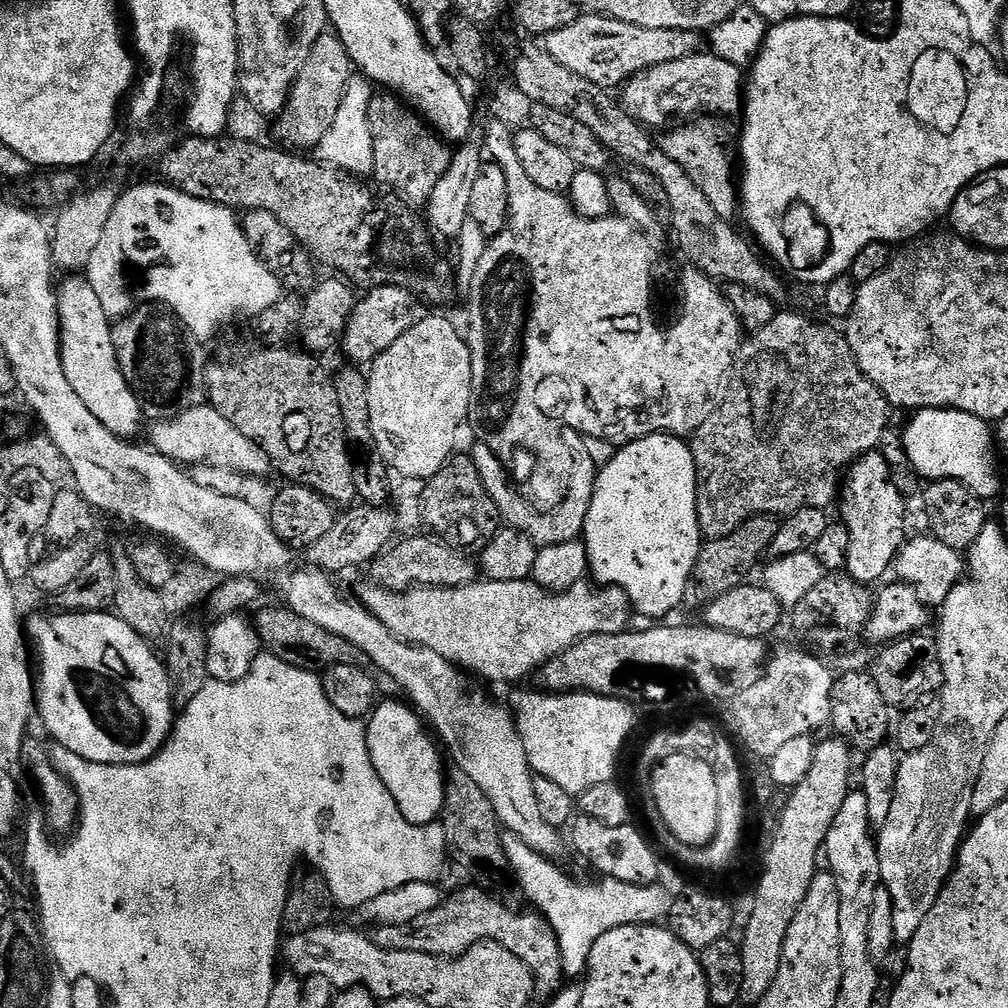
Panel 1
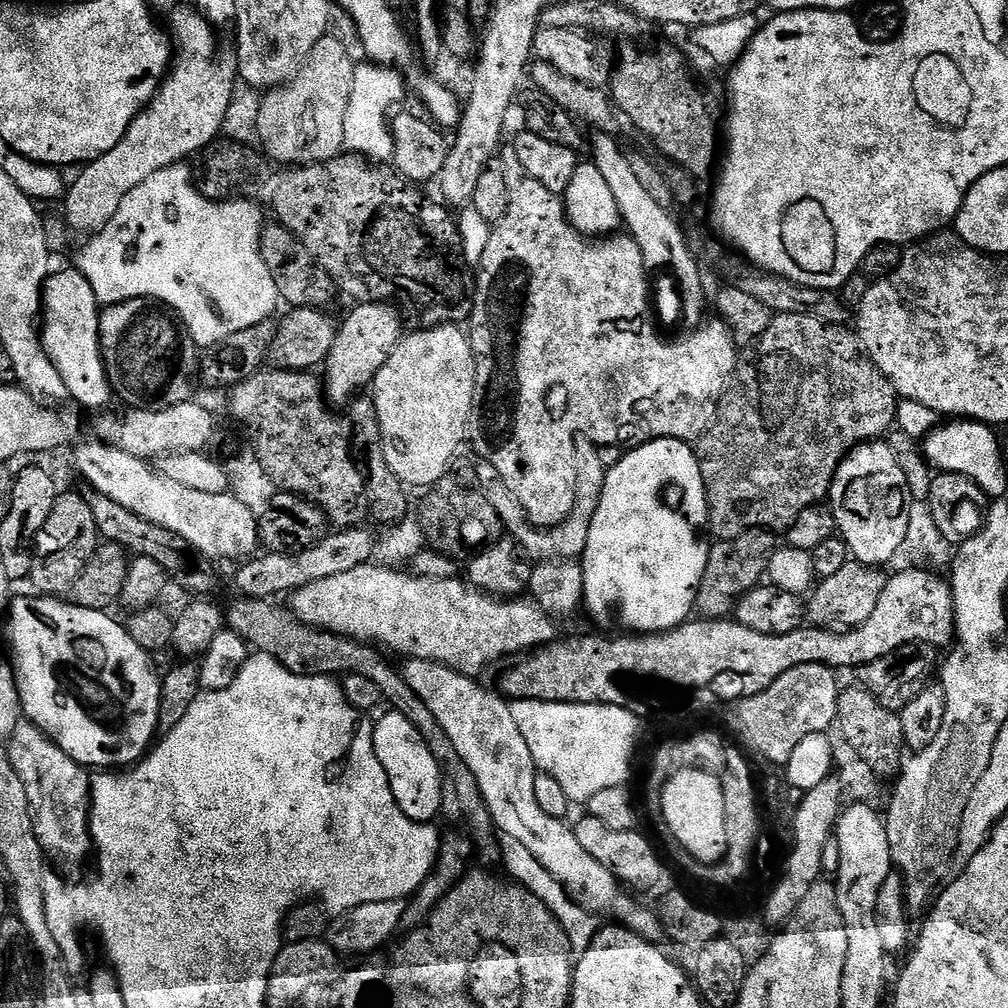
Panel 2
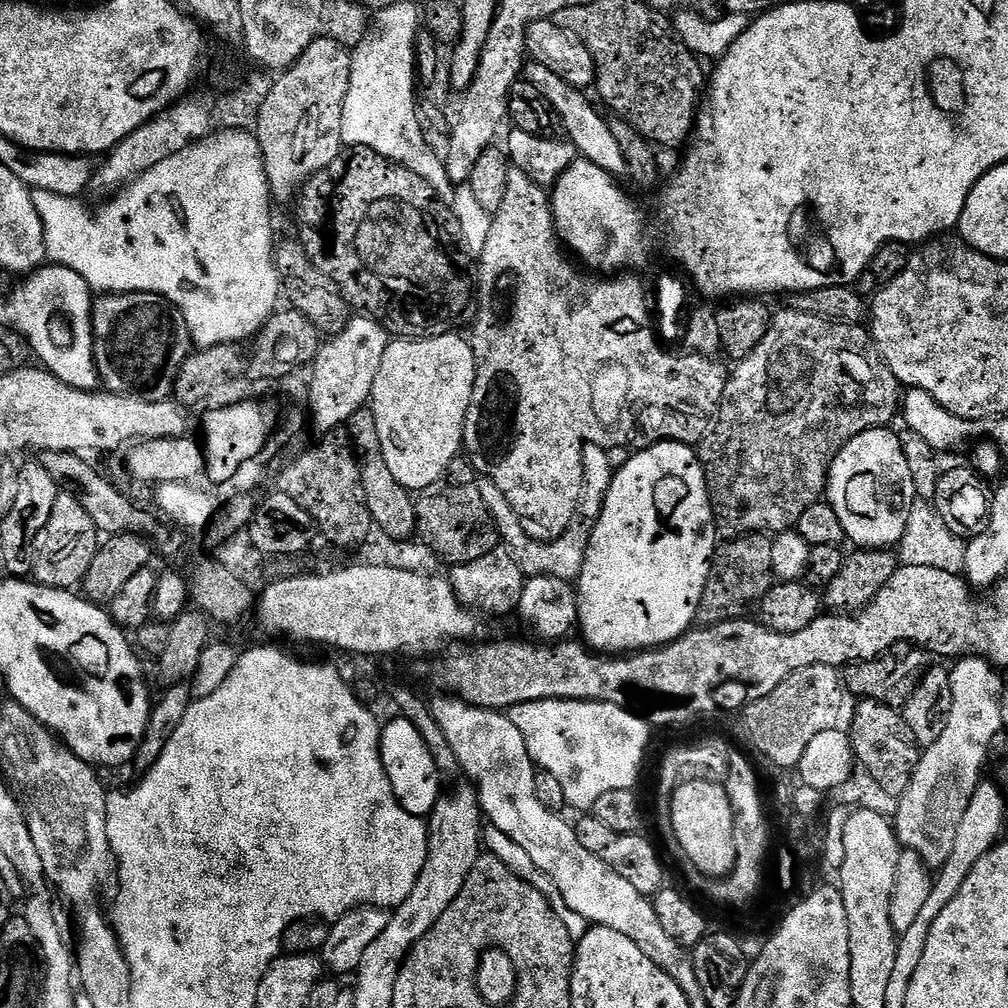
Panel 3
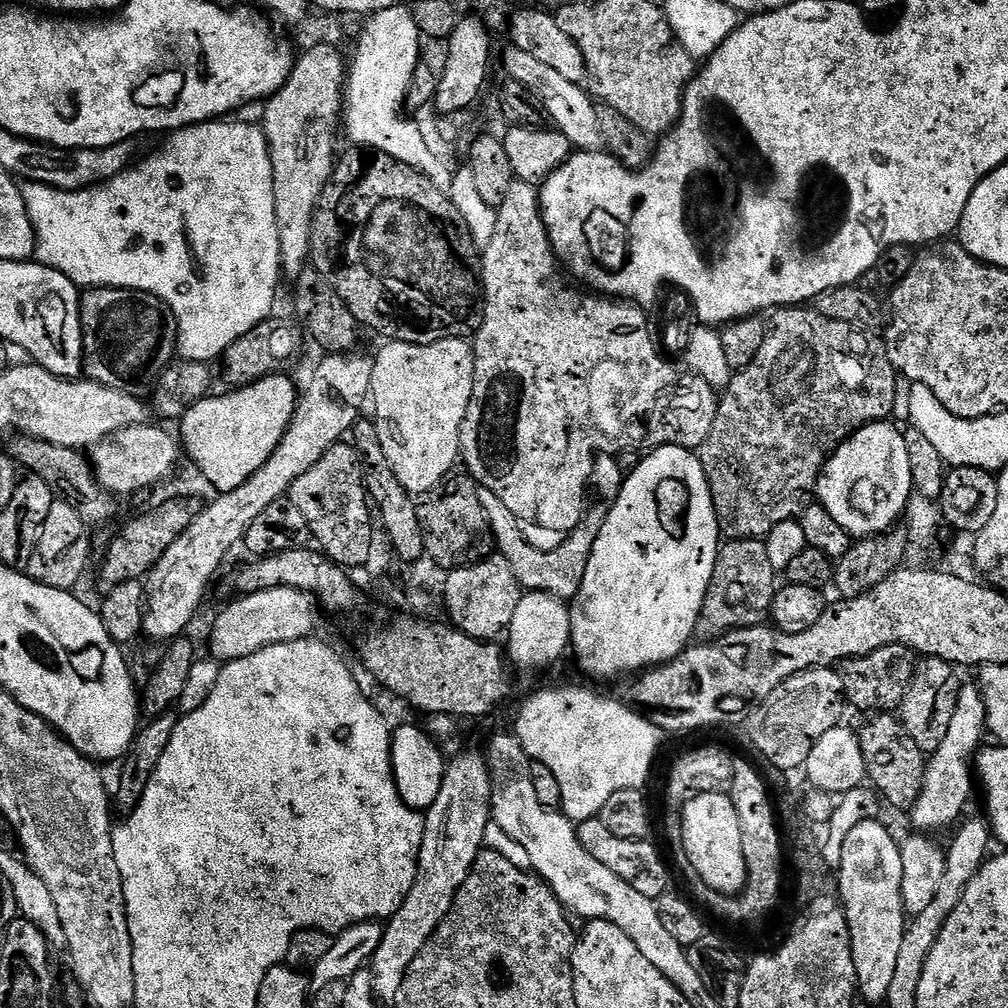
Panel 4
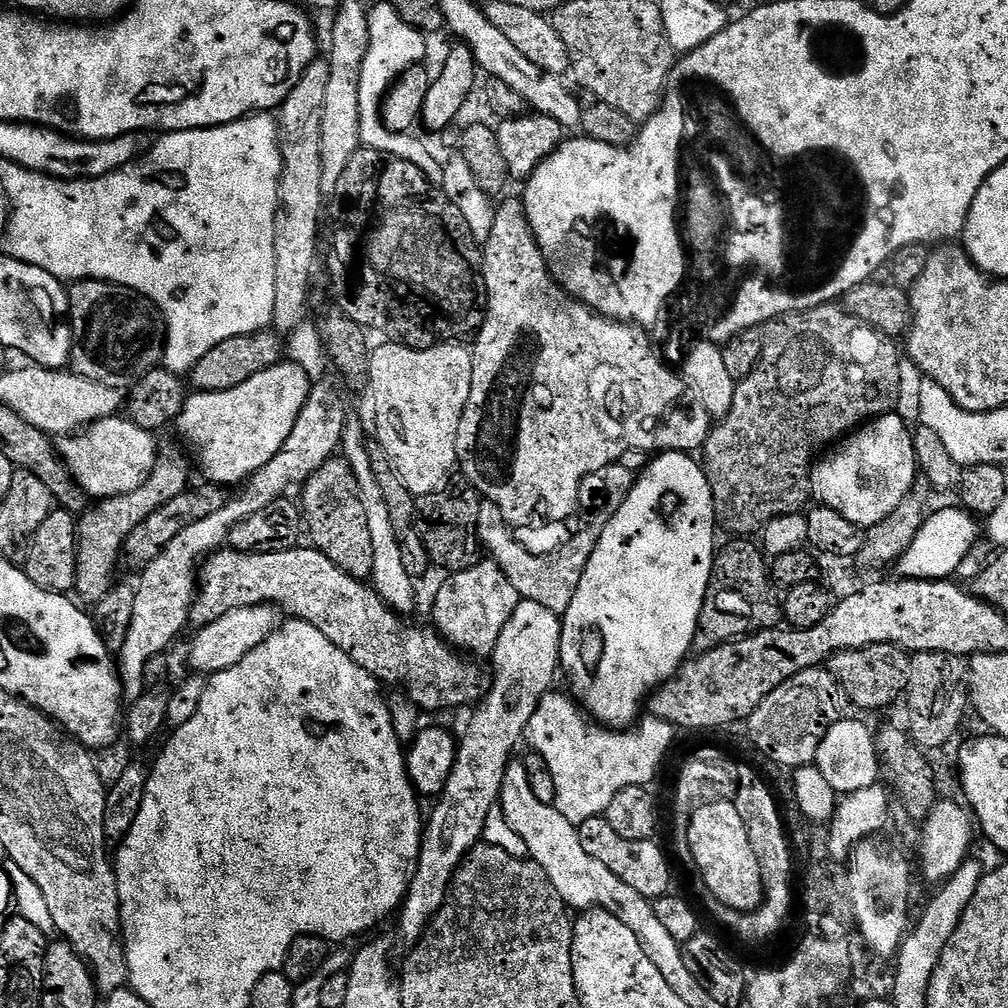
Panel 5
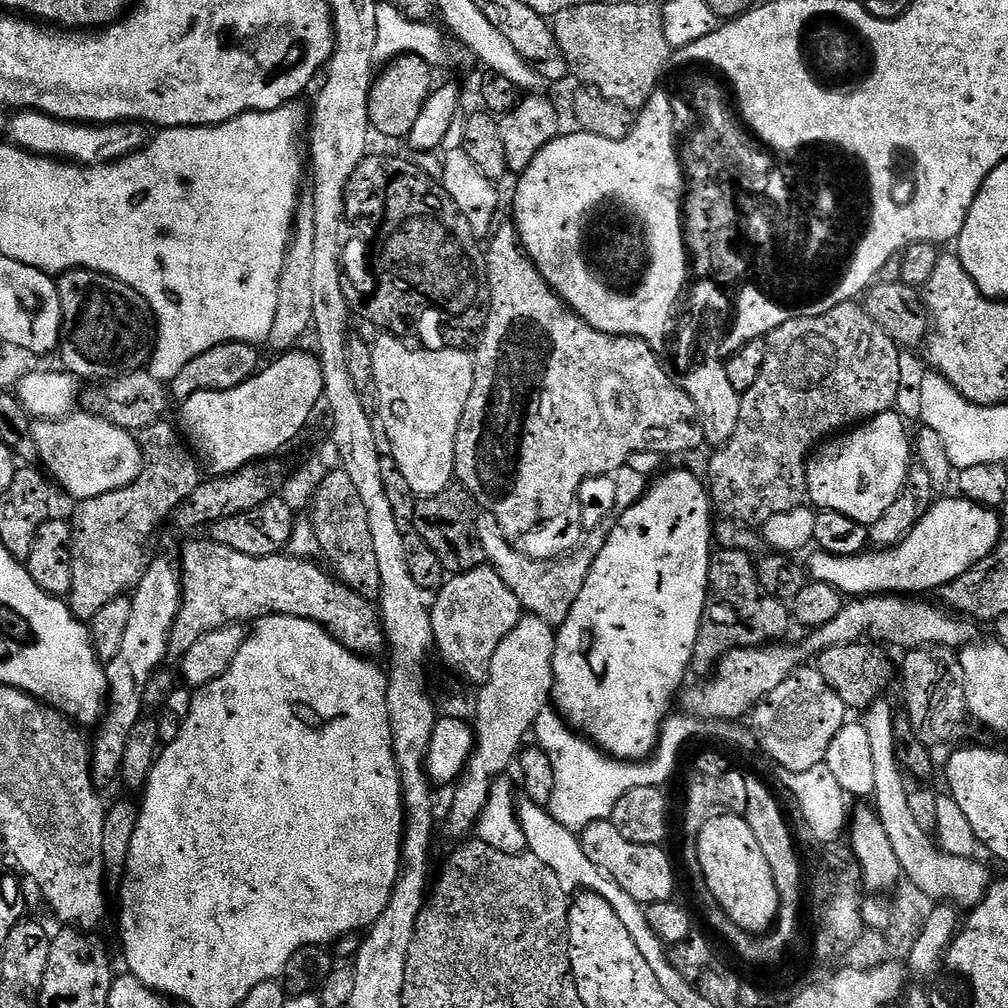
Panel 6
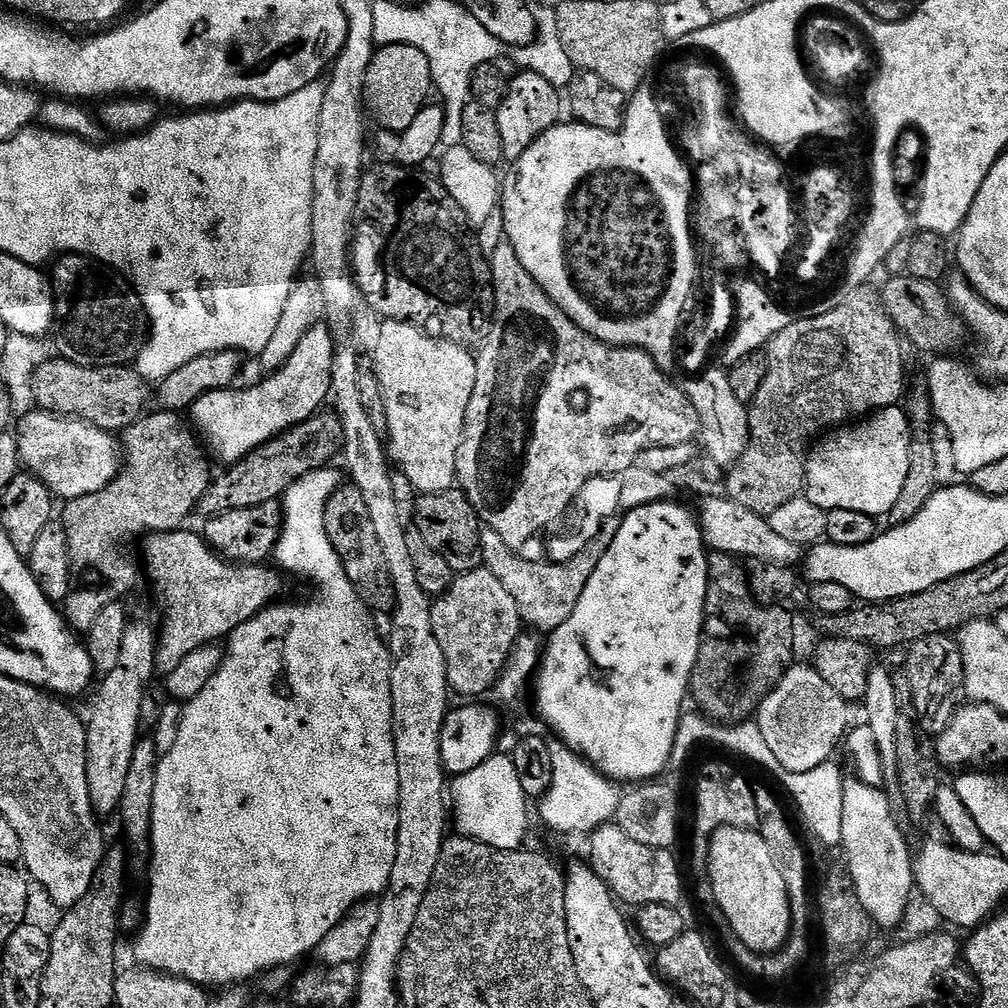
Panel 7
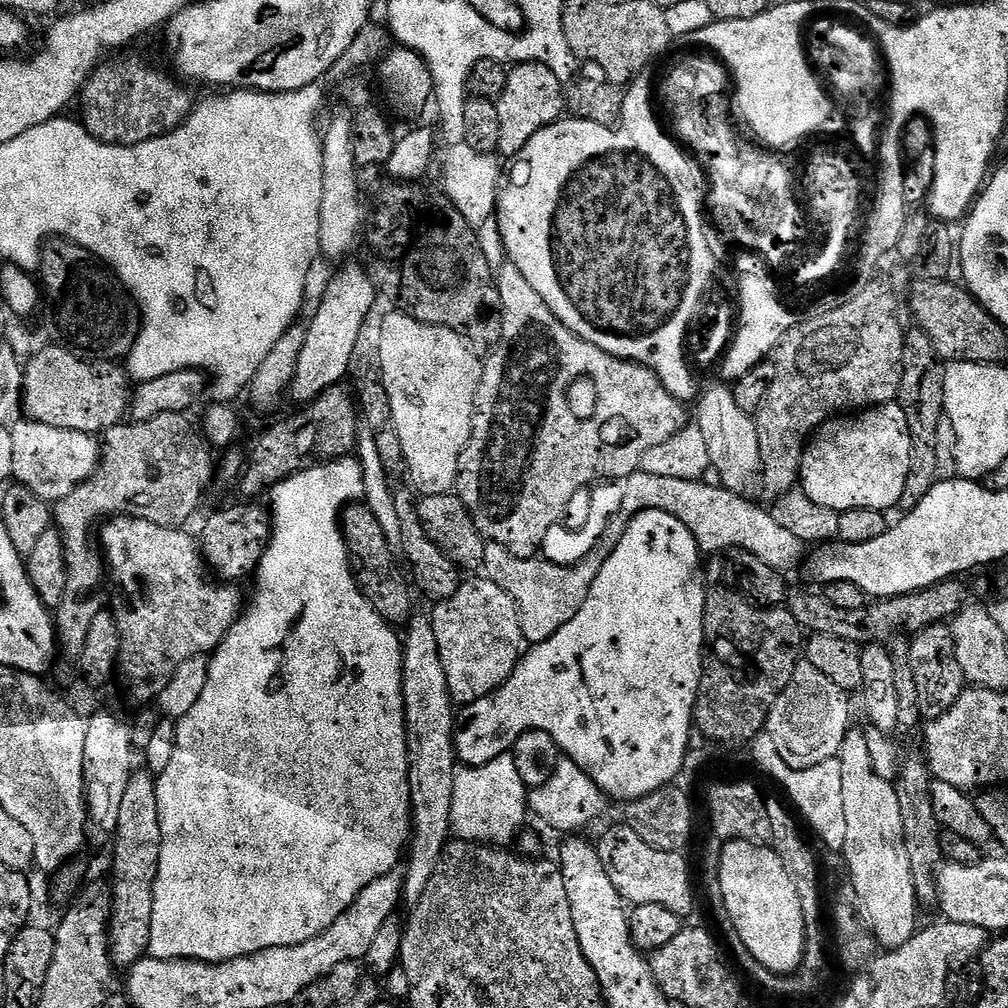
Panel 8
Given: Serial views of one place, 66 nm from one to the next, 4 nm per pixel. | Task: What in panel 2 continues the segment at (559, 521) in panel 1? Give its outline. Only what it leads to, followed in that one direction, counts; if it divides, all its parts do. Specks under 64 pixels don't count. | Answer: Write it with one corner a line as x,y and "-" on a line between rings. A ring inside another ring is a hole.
586,436
576,438
576,465
578,466
578,490
574,510
570,510
570,518
553,528
537,528
528,521
528,515
518,506
518,498
506,490
502,478
498,478
498,470
483,462
476,464
476,473
482,494
486,494
486,502
494,506
498,518
504,524
505,533
515,540
521,552
527,554
533,561
547,562
549,560
575,561
583,557
586,550
586,538
590,538
590,522
594,522
594,514
598,510
598,502
602,498
602,486
606,482
608,468
600,457
601,449

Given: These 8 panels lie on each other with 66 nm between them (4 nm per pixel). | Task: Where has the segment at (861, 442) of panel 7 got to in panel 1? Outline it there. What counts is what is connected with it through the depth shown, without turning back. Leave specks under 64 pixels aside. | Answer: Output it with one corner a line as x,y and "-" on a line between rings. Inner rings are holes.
879,451
869,452
860,457
851,468
848,469
842,480
842,487
838,492
838,508
840,504
839,519
846,526
850,534
850,550
848,551
847,575
853,576
860,584
875,585
875,580
883,581
884,575
890,572
894,561
900,554
900,549
906,543
904,536
904,518
906,522
906,510
904,514
906,497
899,492
898,486
892,480
891,466
887,464

